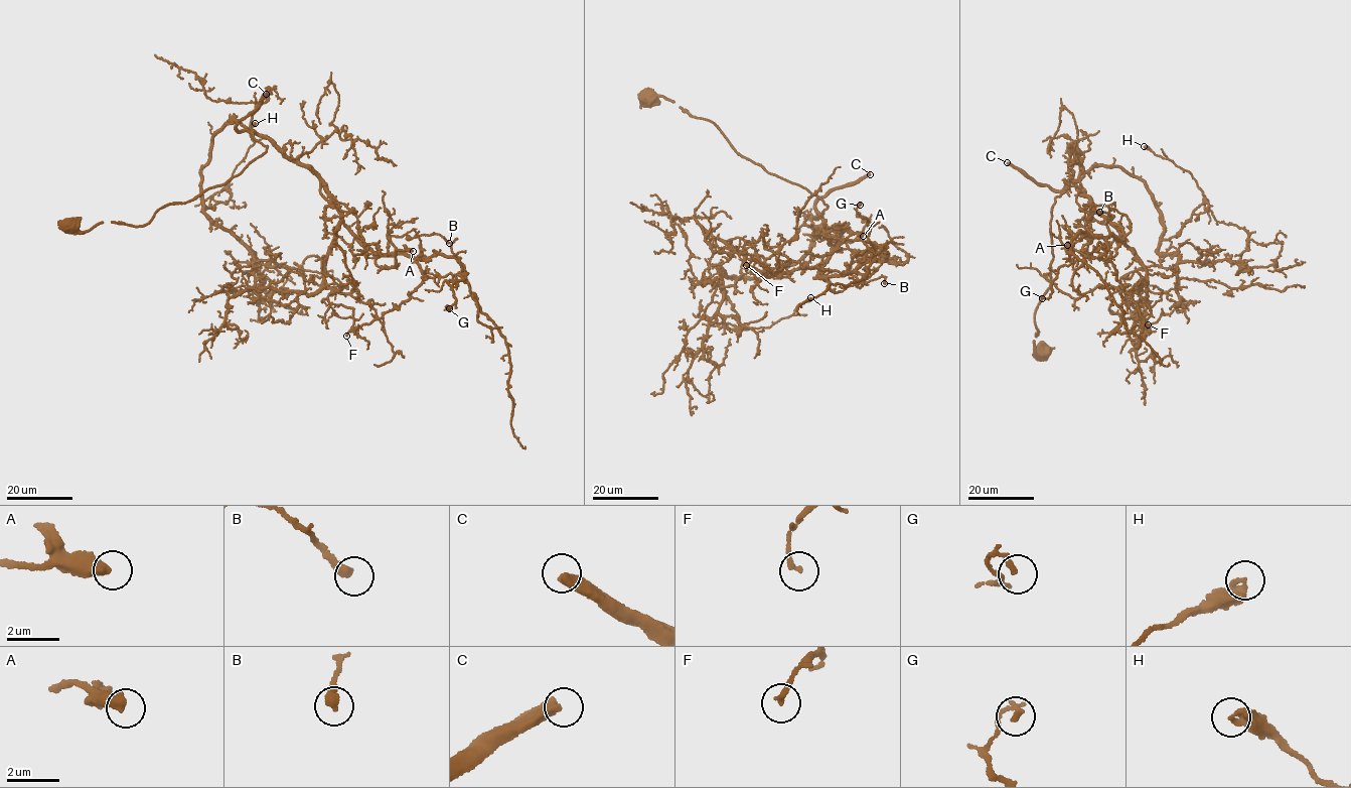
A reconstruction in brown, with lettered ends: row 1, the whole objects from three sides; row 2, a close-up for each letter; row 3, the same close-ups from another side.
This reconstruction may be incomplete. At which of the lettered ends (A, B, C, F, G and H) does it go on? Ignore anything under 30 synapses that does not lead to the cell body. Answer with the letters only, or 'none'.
C

